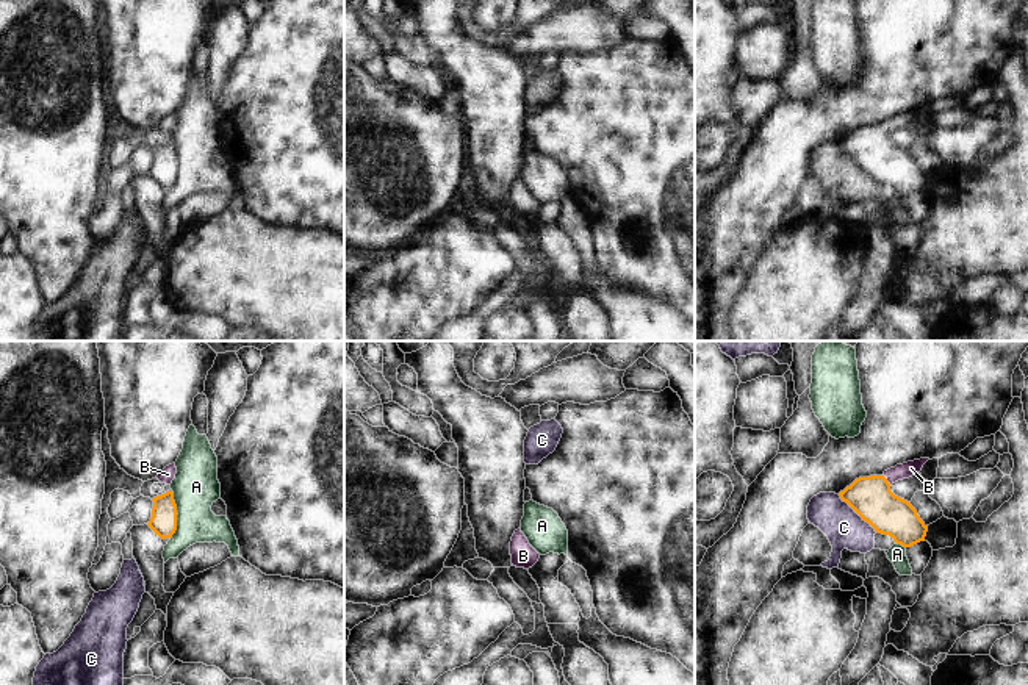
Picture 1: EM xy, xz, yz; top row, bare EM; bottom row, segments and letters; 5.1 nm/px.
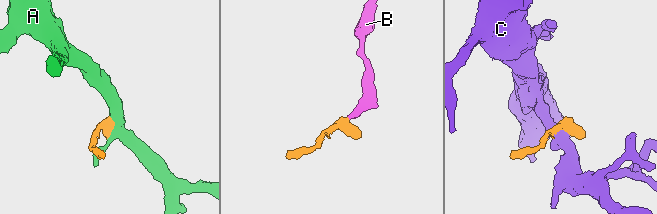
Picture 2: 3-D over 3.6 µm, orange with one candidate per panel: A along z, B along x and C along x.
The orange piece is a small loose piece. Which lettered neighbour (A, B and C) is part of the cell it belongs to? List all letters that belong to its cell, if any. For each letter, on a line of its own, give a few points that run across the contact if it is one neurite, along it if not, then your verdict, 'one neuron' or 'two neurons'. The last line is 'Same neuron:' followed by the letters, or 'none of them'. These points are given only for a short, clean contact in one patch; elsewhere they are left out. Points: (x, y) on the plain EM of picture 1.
A: line xy (172, 141), (176, 182), (171, 188); two neurons
B: line yz (870, 147), (886, 129), (911, 118); one neuron
C: line yz (837, 144), (875, 182); two neurons
Same neuron: B

